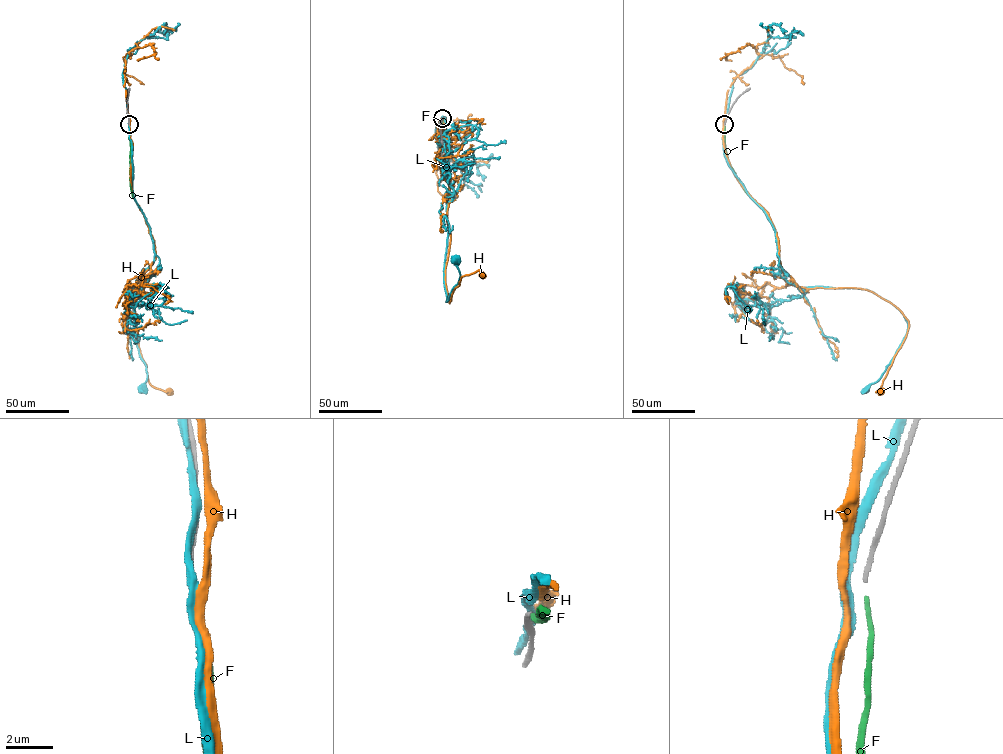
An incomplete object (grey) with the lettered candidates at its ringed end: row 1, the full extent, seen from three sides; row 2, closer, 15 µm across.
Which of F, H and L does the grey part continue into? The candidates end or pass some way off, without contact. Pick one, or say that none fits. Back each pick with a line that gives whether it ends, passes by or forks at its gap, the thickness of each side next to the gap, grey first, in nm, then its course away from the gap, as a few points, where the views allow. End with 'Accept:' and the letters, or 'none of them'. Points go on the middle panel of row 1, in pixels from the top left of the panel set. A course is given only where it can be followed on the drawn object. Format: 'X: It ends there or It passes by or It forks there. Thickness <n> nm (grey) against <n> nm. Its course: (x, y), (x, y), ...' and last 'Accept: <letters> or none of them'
F: It ends there. Thickness 180 nm (grey) against 200 nm. Its course: (442, 118), (446, 144)
Accept: F

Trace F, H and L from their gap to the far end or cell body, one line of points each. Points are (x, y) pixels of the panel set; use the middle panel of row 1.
F: (442, 118), (446, 144)
H: (442, 117), (446, 144), (468, 173), (449, 181), (449, 303), (462, 276), (478, 270), (482, 275)
L: (442, 117), (446, 143), (468, 171), (456, 176), (445, 194), (446, 301), (460, 277), (454, 260)

